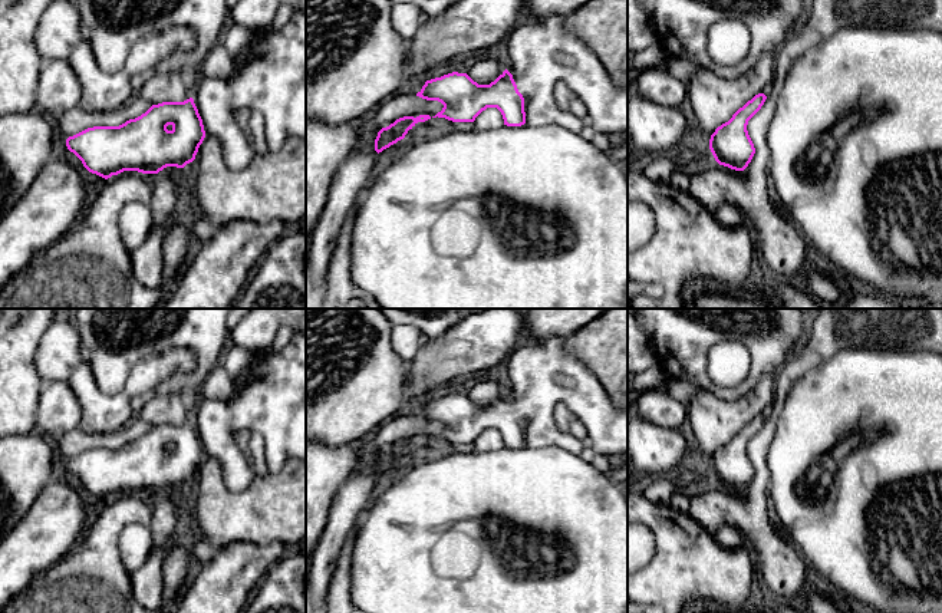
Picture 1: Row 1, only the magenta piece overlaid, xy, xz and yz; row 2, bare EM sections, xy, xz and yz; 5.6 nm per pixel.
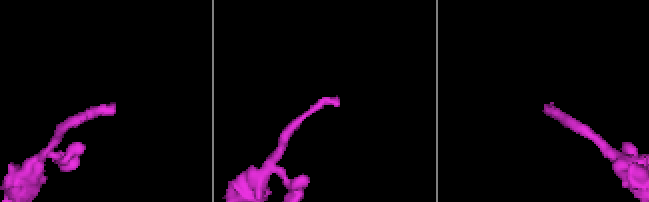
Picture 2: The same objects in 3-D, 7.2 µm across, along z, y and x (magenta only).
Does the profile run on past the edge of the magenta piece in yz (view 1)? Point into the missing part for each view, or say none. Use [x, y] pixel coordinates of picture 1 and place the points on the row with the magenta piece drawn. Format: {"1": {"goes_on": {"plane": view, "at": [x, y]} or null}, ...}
{"1": {"goes_on": null}}

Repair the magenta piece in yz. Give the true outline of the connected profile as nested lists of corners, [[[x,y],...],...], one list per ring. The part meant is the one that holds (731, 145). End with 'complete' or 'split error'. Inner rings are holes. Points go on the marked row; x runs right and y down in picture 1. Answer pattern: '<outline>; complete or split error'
[[[755,95],[732,118],[718,126],[709,139],[709,149],[719,165],[744,171],[751,162],[755,148],[748,135],[748,121],[761,109],[767,96]]]; complete

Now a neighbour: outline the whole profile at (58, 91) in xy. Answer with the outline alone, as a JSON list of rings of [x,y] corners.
[[[45,60],[36,89],[37,108],[59,119],[79,106],[80,85],[67,60]]]

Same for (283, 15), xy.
[[[289,6],[279,7],[279,10],[274,16],[274,20],[273,20],[273,26],[276,29],[281,29],[283,26],[286,26],[289,23],[292,14],[293,14],[293,10]]]

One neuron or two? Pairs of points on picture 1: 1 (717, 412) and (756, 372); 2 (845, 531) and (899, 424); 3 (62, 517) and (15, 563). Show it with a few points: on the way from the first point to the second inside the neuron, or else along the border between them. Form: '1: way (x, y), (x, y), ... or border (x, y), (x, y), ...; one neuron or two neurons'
1: border (757, 384), (733, 401), (724, 401), (701, 389); two neurons
2: way (860, 508), (875, 483), (899, 458), (899, 451); one neuron
3: way (50, 529), (26, 551); one neuron

